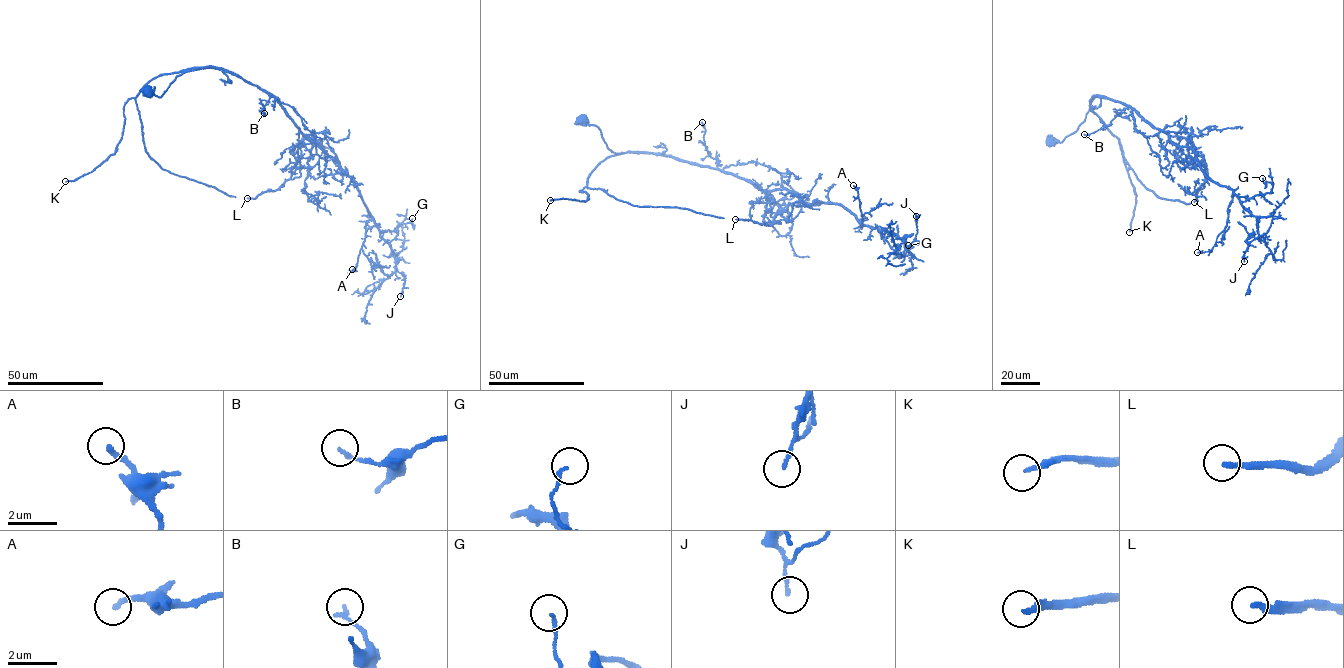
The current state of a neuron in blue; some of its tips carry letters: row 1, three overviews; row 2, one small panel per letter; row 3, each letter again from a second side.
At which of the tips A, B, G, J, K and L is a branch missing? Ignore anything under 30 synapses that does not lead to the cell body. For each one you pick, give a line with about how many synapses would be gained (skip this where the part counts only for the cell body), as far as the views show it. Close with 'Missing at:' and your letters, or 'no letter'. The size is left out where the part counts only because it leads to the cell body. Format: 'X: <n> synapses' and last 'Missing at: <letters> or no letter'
K: 160 synapses
Missing at: K

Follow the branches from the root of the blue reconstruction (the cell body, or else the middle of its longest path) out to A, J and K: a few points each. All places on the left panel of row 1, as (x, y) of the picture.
A: (148, 91), (160, 97), (177, 76), (210, 68), (274, 96), (300, 131), (352, 179), (371, 218), (352, 269)
J: (148, 91), (160, 97), (177, 76), (210, 68), (274, 96), (300, 131), (352, 179), (405, 275), (400, 296)
K: (148, 91), (161, 96), (177, 76), (195, 69), (148, 82), (124, 105), (116, 151), (90, 172), (65, 181)

